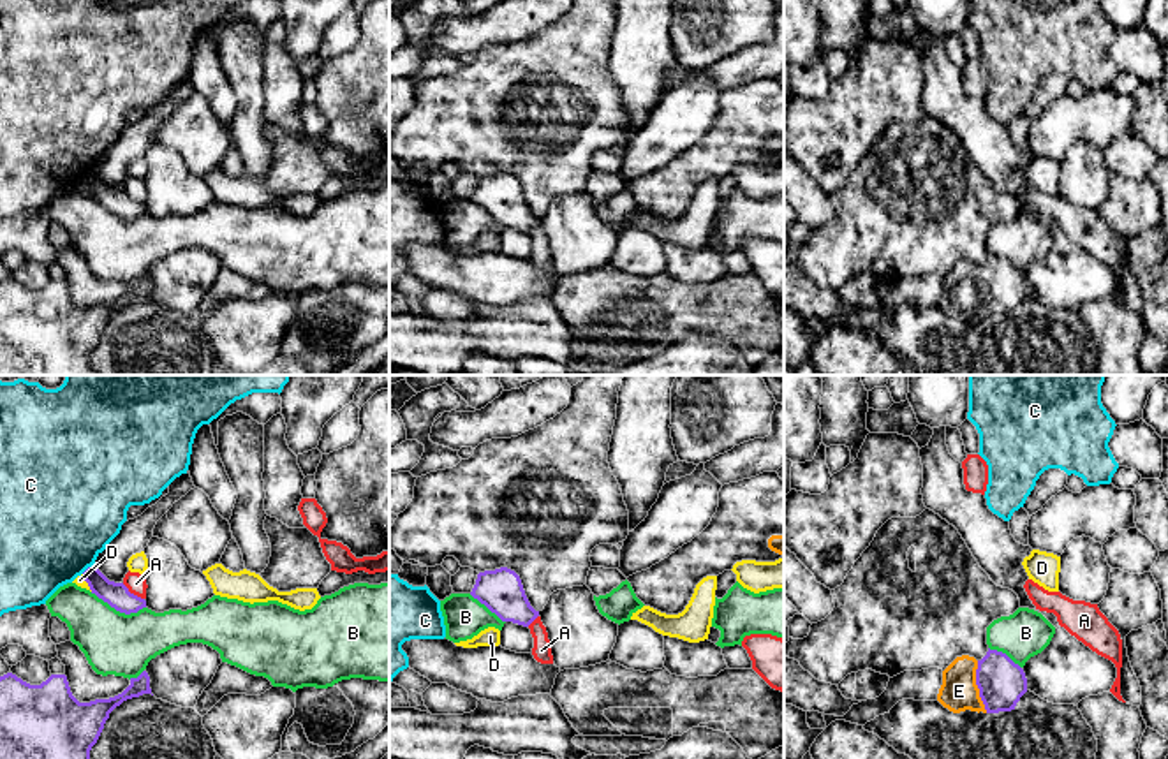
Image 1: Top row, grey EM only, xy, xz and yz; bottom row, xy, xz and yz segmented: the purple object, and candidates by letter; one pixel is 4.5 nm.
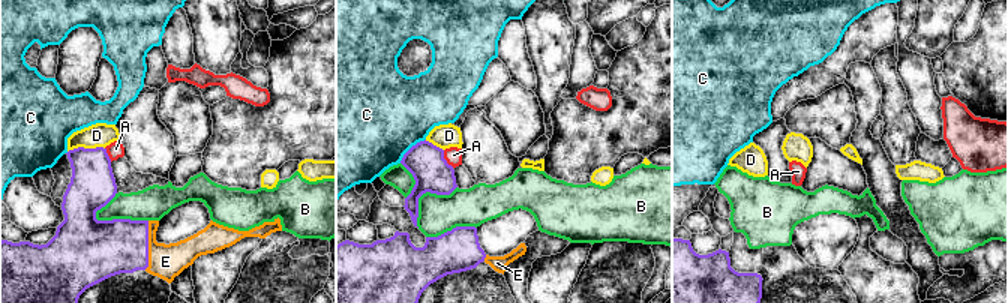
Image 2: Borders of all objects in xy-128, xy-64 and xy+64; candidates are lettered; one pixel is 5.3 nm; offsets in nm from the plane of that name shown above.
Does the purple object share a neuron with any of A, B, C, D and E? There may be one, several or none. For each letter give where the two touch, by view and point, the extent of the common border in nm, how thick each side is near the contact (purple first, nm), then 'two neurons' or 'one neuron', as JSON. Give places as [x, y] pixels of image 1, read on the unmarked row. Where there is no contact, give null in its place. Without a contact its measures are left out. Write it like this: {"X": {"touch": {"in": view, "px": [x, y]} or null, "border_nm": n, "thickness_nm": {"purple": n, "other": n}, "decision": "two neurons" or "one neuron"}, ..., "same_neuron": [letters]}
{"A": {"touch": {"in": "xy", "px": [133, 199]}, "border_nm": 130, "thickness_nm": {"purple": 110, "other": 90}, "decision": "two neurons"}, "B": {"touch": {"in": "xy", "px": [118, 215]}, "border_nm": 260, "thickness_nm": {"purple": 110, "other": 280}, "decision": "two neurons"}, "C": {"touch": {"in": "xy", "px": [88, 173]}, "border_nm": 70, "thickness_nm": {"purple": 110, "other": 480}, "decision": "two neurons"}, "D": {"touch": {"in": "xy", "px": [87, 187]}, "border_nm": 90, "thickness_nm": {"purple": 110, "other": 50}, "decision": "two neurons"}, "E": {"touch": {"in": "yz", "px": [978, 293]}, "border_nm": 240, "thickness_nm": {"purple": 220, "other": 170}, "decision": "one neuron"}, "same_neuron": ["E"]}

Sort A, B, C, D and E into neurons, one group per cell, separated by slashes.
A / B / C / D / E

